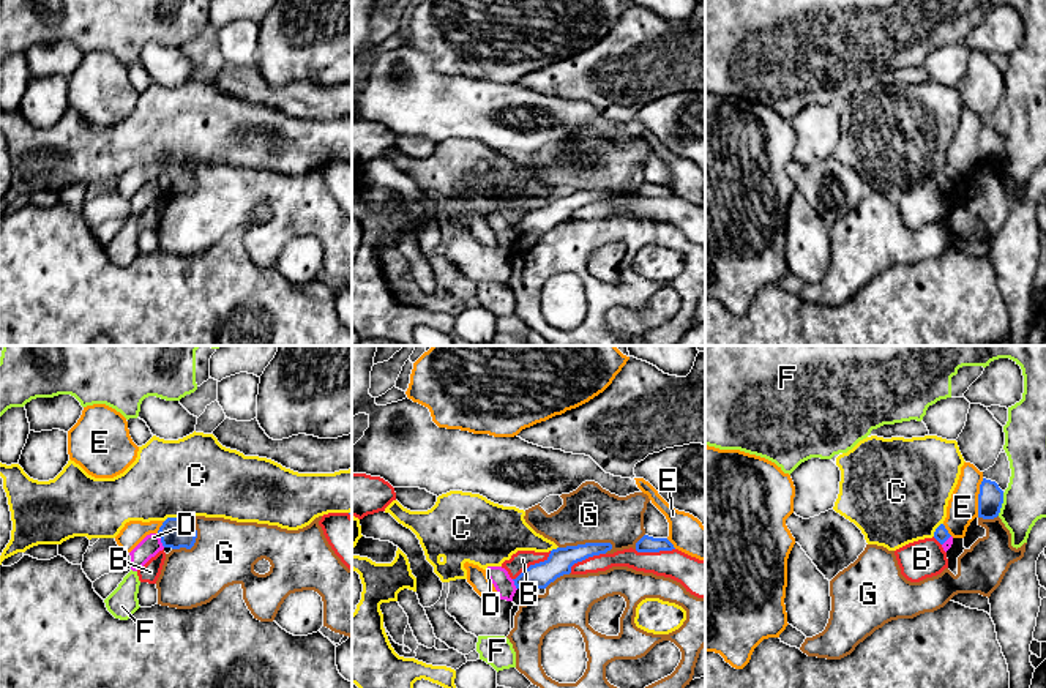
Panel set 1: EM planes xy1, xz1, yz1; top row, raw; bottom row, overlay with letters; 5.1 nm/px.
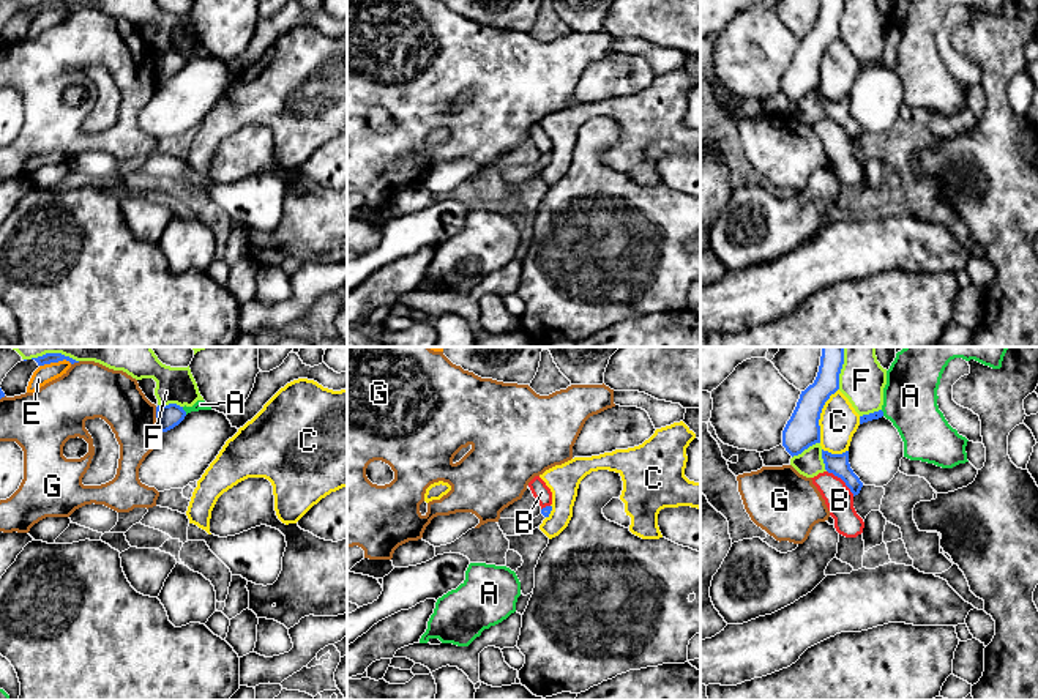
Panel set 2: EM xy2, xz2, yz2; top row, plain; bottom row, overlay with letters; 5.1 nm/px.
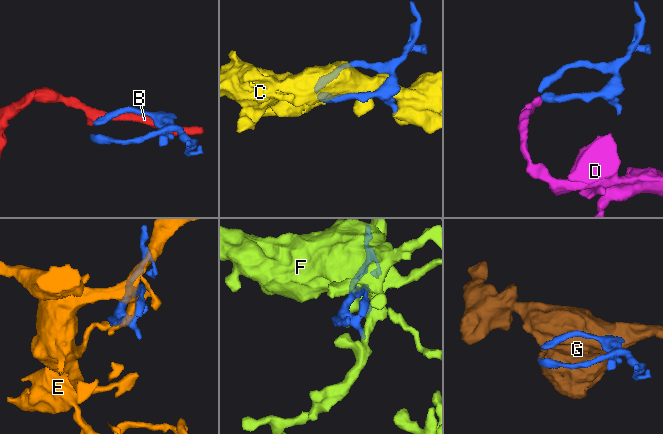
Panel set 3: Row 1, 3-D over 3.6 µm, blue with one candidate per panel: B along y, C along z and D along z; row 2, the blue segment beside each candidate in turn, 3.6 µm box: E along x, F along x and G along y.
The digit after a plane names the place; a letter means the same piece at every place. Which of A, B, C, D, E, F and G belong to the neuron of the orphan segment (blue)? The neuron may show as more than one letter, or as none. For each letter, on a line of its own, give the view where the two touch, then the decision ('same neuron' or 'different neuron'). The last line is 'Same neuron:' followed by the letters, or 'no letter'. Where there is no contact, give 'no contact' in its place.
A: xy2 | different neuron
B: xz1 | different neuron
C: yz2 | different neuron
D: xy1 | different neuron
E: yz1 | different neuron
F: yz2 | different neuron
G: xz1 | different neuron
Same neuron: no letter

